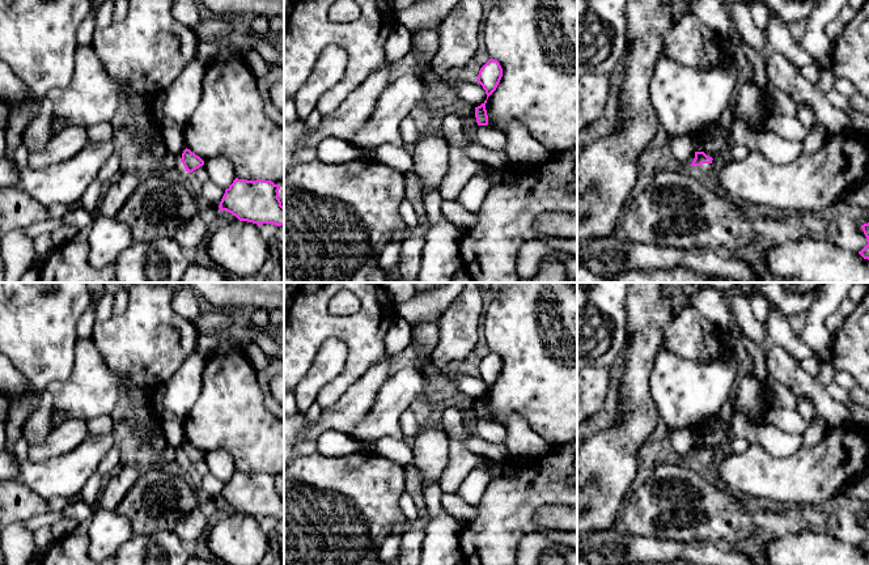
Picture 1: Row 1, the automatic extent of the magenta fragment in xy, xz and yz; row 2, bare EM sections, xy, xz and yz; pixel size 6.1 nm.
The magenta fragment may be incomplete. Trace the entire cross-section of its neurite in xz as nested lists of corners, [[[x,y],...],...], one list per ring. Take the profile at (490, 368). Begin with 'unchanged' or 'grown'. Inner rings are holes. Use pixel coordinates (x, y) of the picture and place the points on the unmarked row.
unchanged; [[[489,352],[479,364],[478,375],[483,379],[488,390],[496,383],[503,370],[503,361],[495,352]]]

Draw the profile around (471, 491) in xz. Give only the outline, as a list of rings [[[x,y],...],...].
[[[479,466],[465,479],[455,496],[475,506],[482,500],[488,483],[489,471],[484,466]]]

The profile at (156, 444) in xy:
[[[161,385],[153,391],[149,404],[145,407],[148,413],[145,422],[147,450],[156,463],[162,463],[171,455],[162,429],[162,416],[165,413],[164,394],[165,385]]]

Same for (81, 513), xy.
[[[77,501],[72,505],[67,505],[62,513],[64,518],[71,518],[76,521],[79,524],[89,523],[93,517],[93,506],[84,504],[82,501]]]

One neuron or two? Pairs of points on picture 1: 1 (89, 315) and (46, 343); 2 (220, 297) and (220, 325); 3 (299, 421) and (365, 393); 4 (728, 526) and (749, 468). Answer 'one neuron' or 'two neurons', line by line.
1: two neurons
2: two neurons
3: one neuron
4: two neurons

